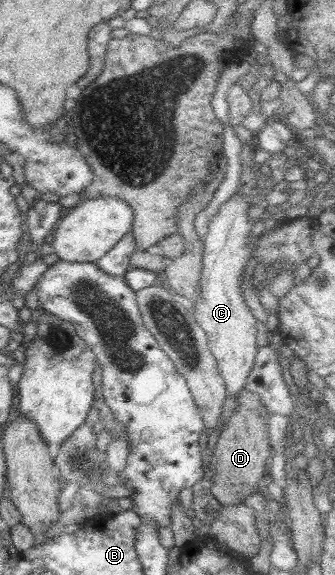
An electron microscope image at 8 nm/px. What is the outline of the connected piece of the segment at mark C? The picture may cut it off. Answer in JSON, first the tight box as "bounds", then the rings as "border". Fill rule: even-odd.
{"bounds":[193,192,258,422],"border":[[[236,192],[218,207],[217,213],[210,219],[203,242],[199,300],[193,303],[193,314],[198,325],[206,332],[209,350],[217,361],[220,377],[226,383],[222,422],[227,422],[238,409],[236,397],[242,389],[246,389],[246,379],[252,371],[251,367],[255,365],[258,351],[257,319],[246,304],[240,288],[244,267],[253,255],[255,245],[251,233],[253,223],[248,216],[250,205],[244,195]]]}

